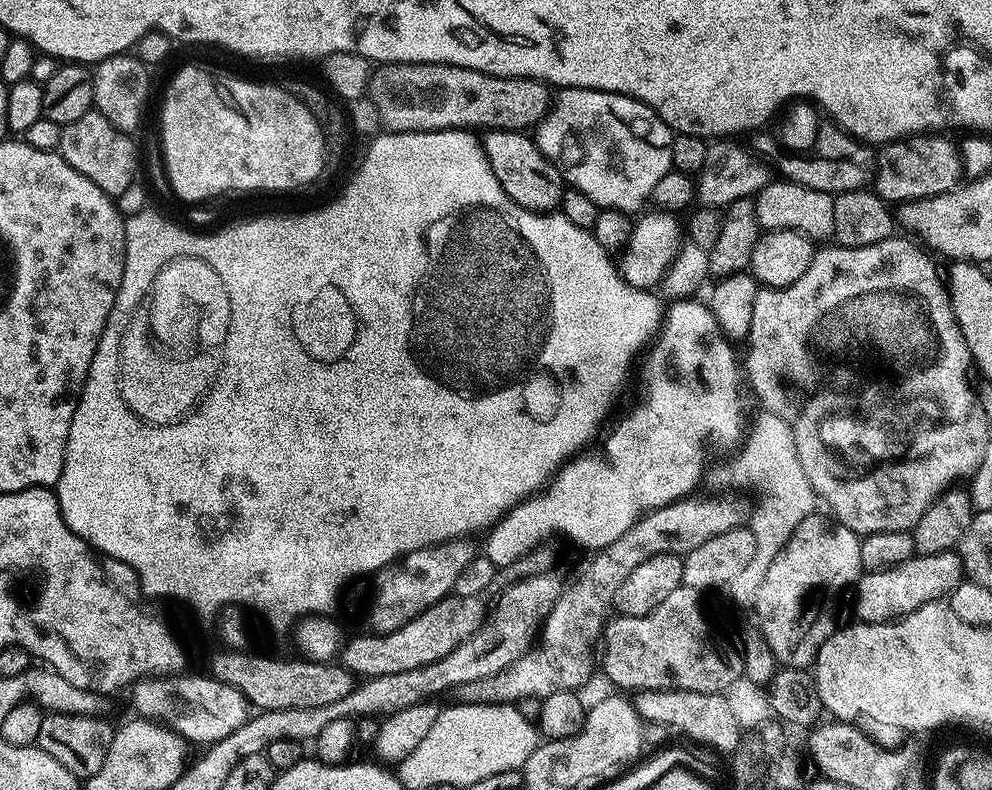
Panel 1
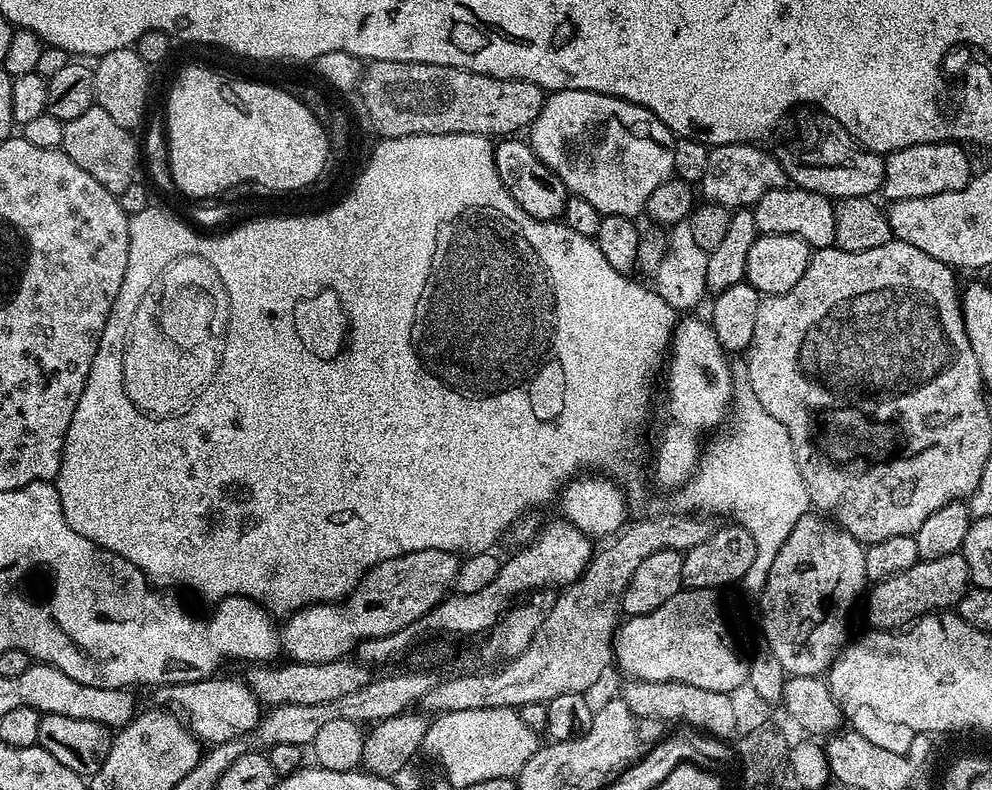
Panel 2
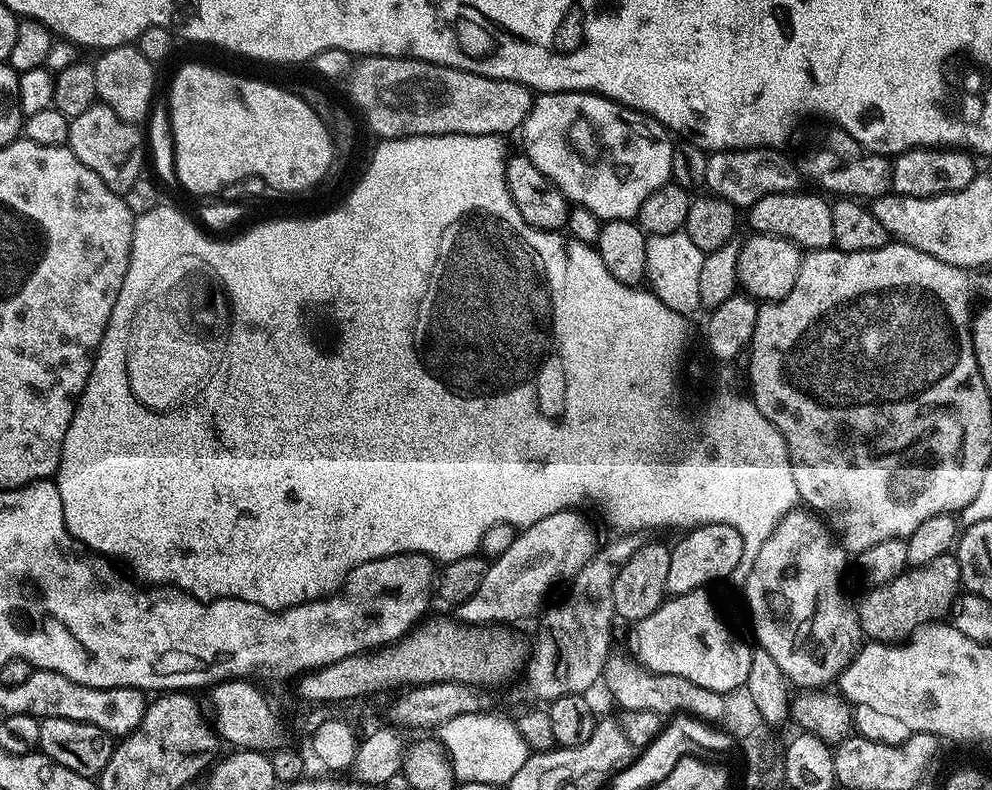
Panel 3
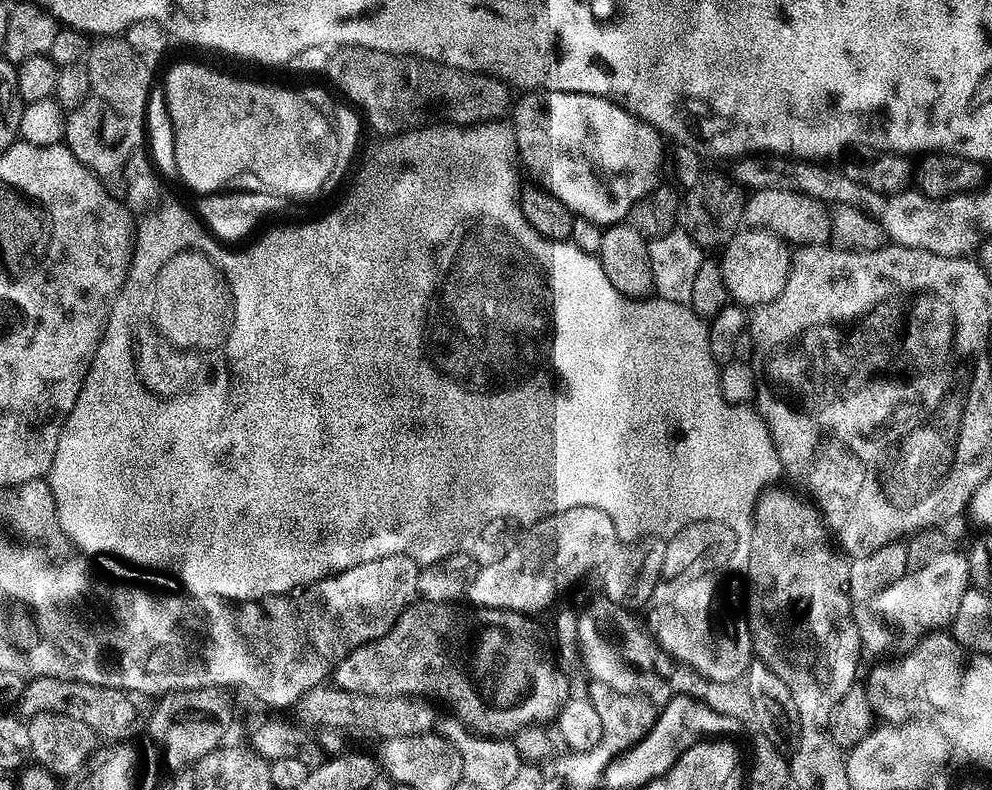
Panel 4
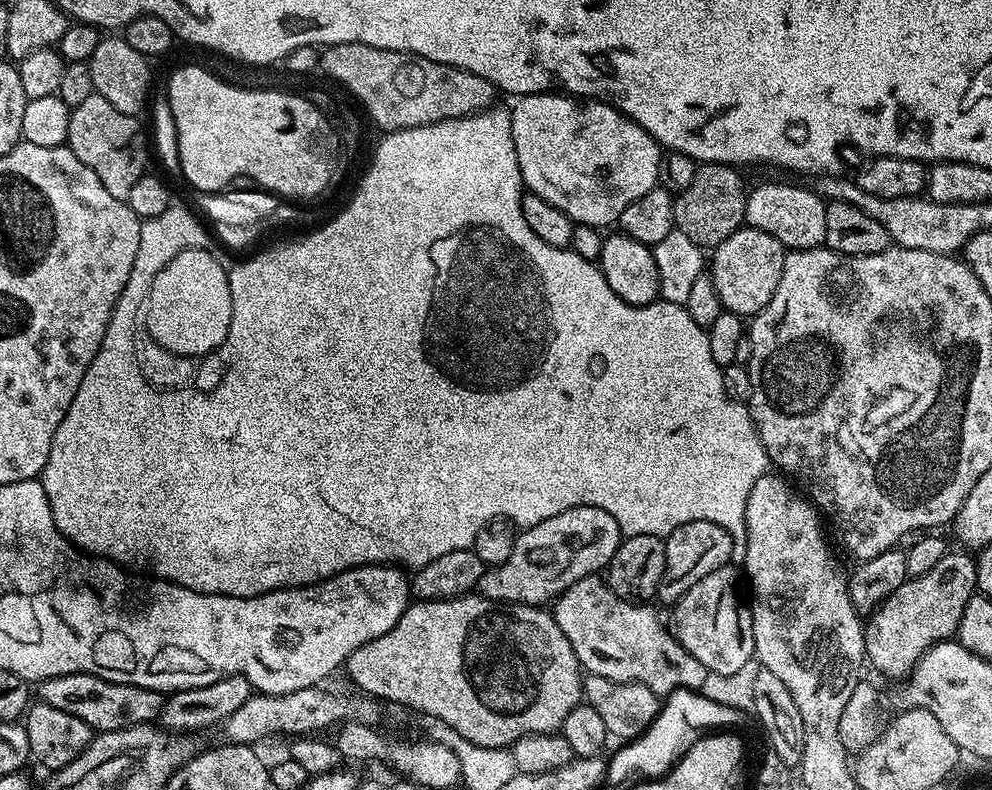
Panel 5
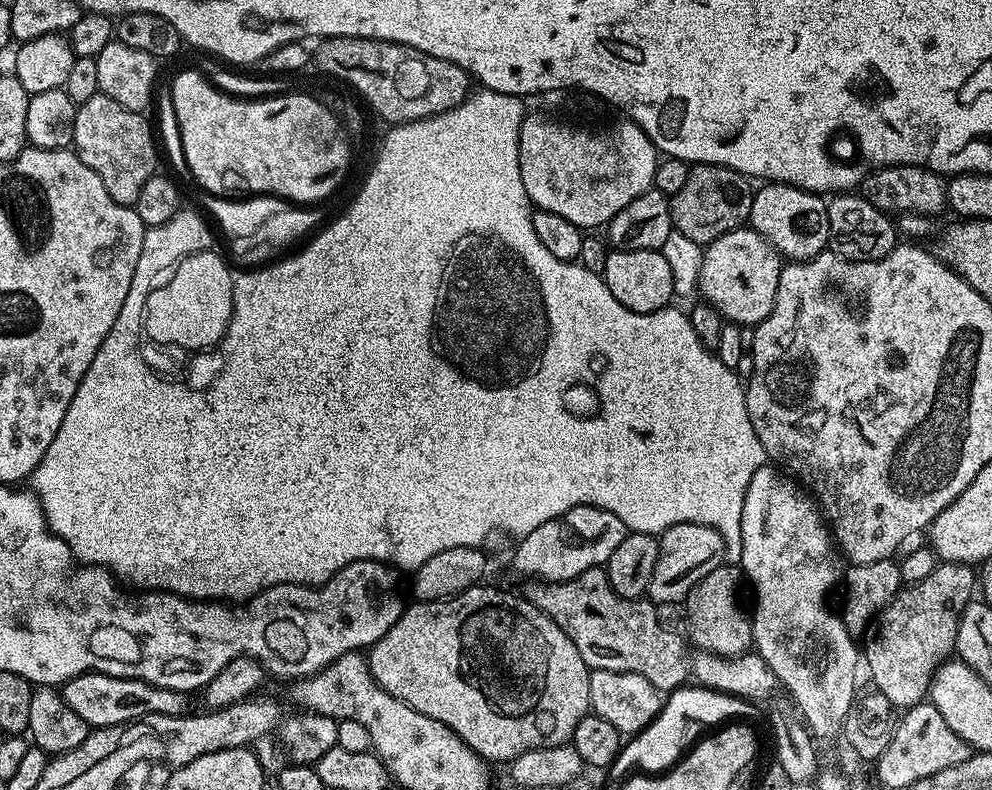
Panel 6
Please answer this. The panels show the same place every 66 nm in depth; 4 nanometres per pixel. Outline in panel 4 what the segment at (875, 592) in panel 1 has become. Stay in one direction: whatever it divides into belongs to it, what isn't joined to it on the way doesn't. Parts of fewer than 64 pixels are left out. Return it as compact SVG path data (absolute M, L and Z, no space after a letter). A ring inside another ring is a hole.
M963 551L943 552L938 558L930 558L926 566L911 569L898 578L894 586L886 586L886 590L866 598L866 602L855 609L863 651L903 654L911 652L932 632L951 629L958 606L962 606L962 594L966 594L969 587L968 558Z

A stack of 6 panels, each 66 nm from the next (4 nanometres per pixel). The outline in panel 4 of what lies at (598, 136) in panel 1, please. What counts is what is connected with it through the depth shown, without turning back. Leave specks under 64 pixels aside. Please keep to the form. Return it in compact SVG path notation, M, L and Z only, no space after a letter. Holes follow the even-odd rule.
M528 90L521 96L524 97L521 100L519 97L518 103L514 108L514 116L516 112L514 131L516 134L516 152L518 153L519 163L523 167L525 164L528 167L529 174L536 179L533 181L550 194L554 194L554 198L558 198L558 202L562 202L571 210L573 217L590 218L590 222L598 222L601 226L627 221L632 207L661 183L660 167L663 164L665 167L666 164L666 148L664 152L664 144L666 145L665 137L661 136L654 126L650 126L644 120L639 120L634 113L616 103L615 100L607 100L601 96L591 96L585 92L545 92L543 90Z

